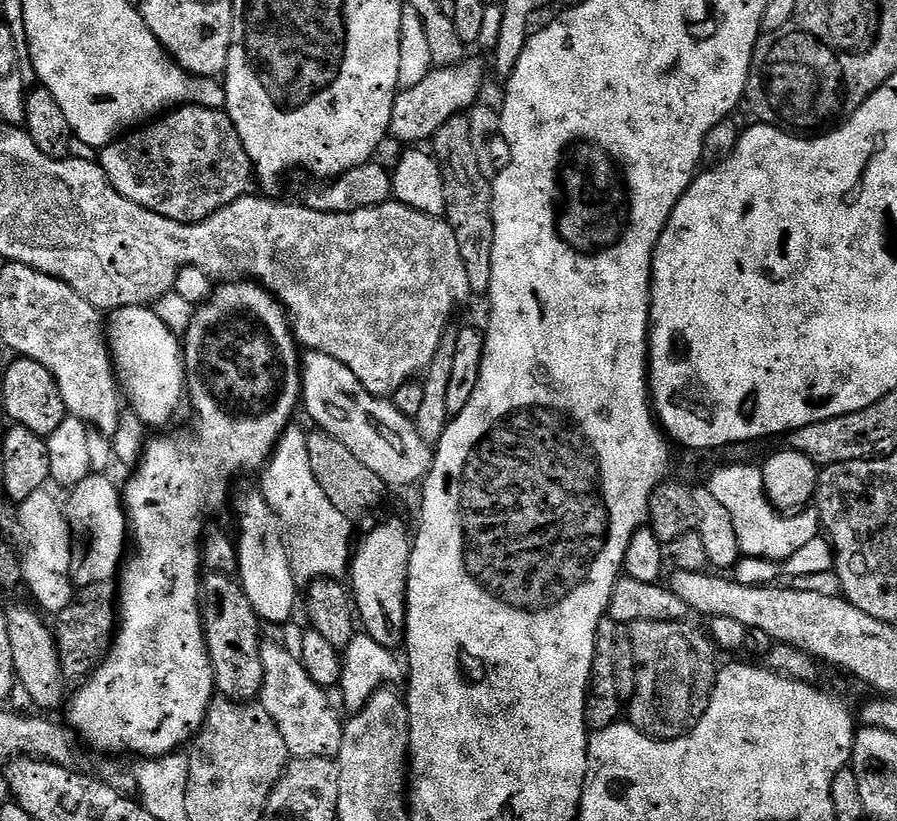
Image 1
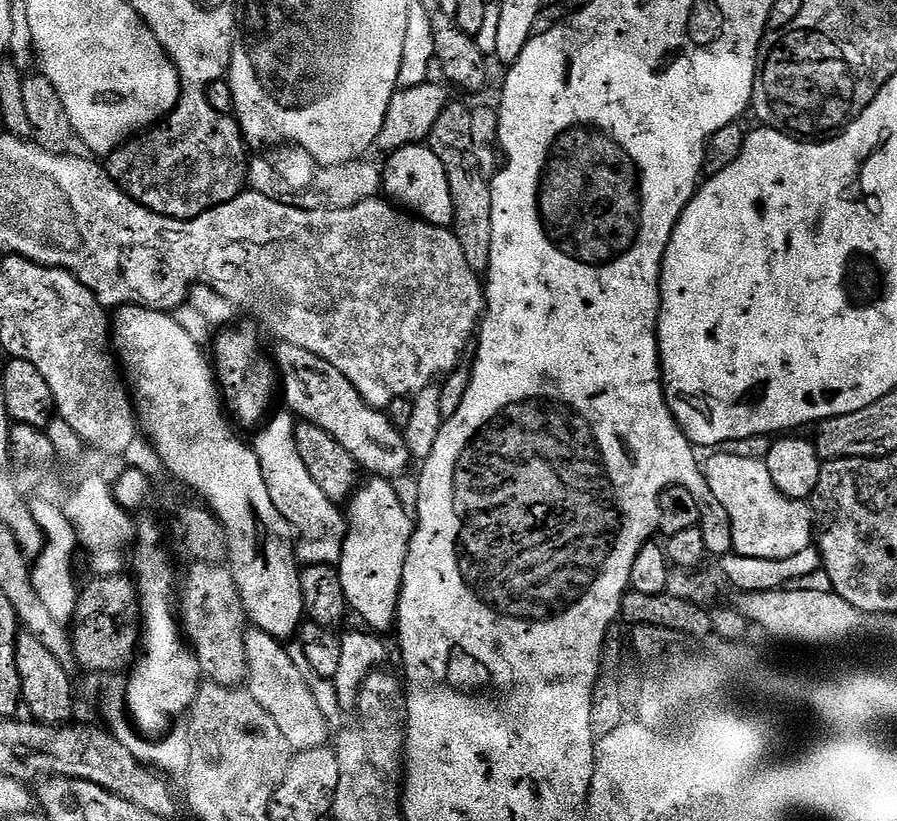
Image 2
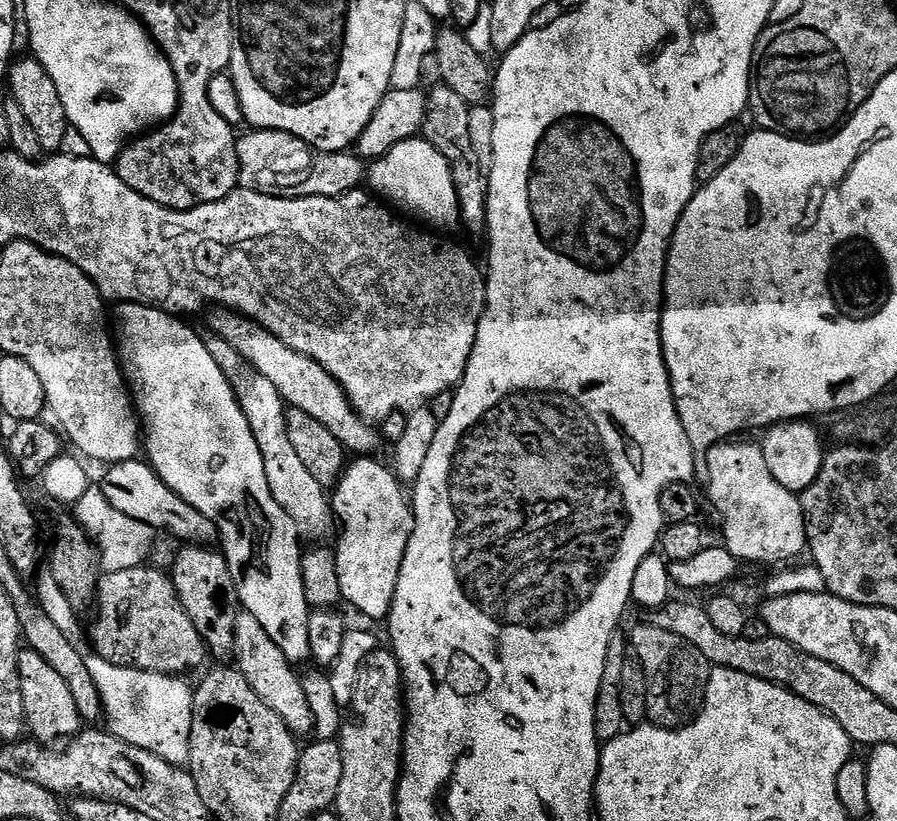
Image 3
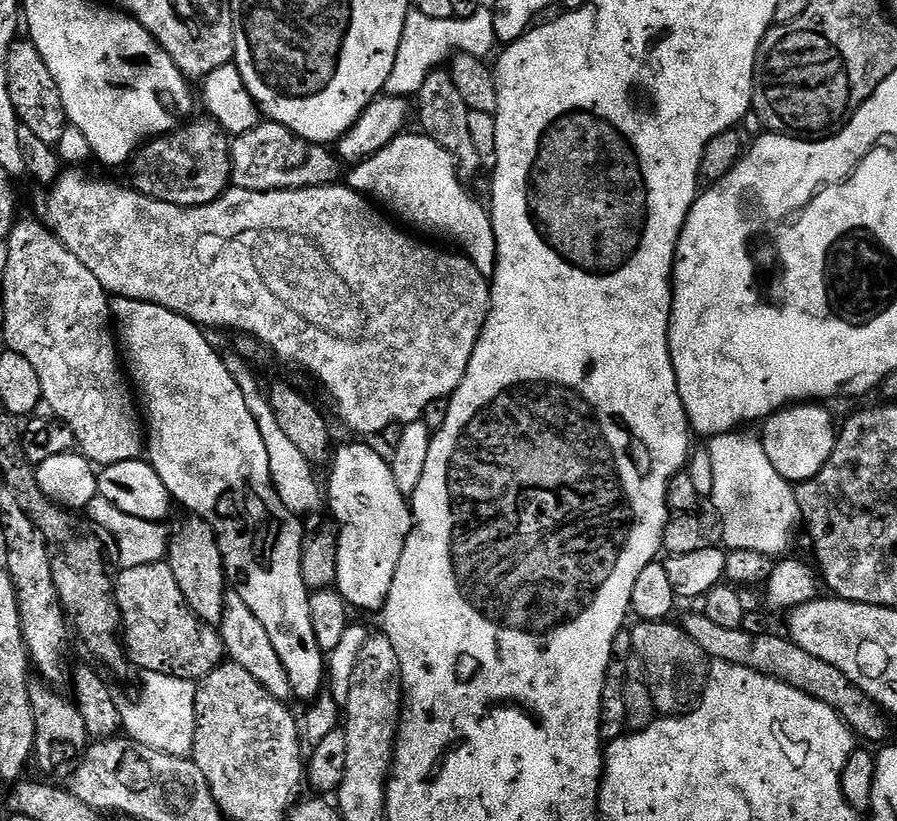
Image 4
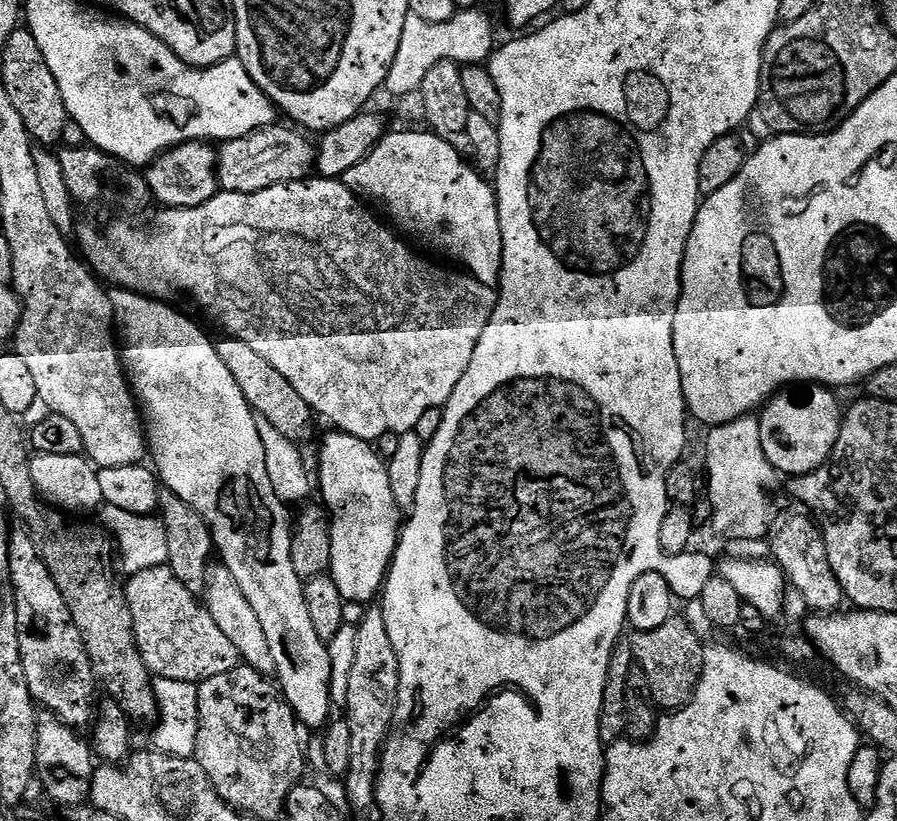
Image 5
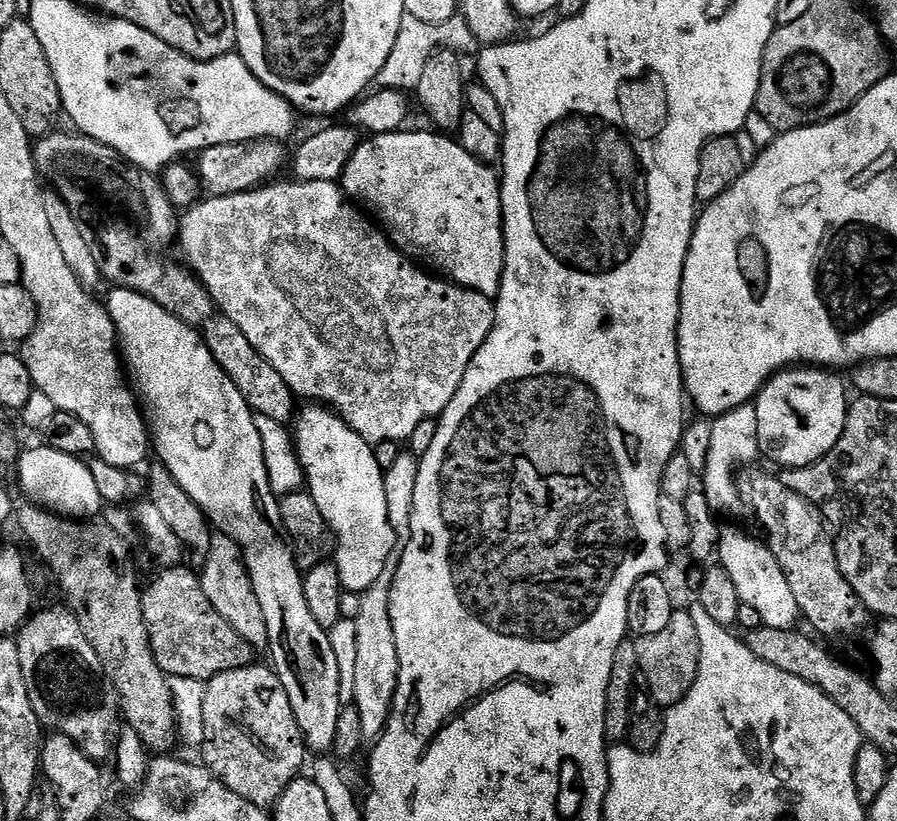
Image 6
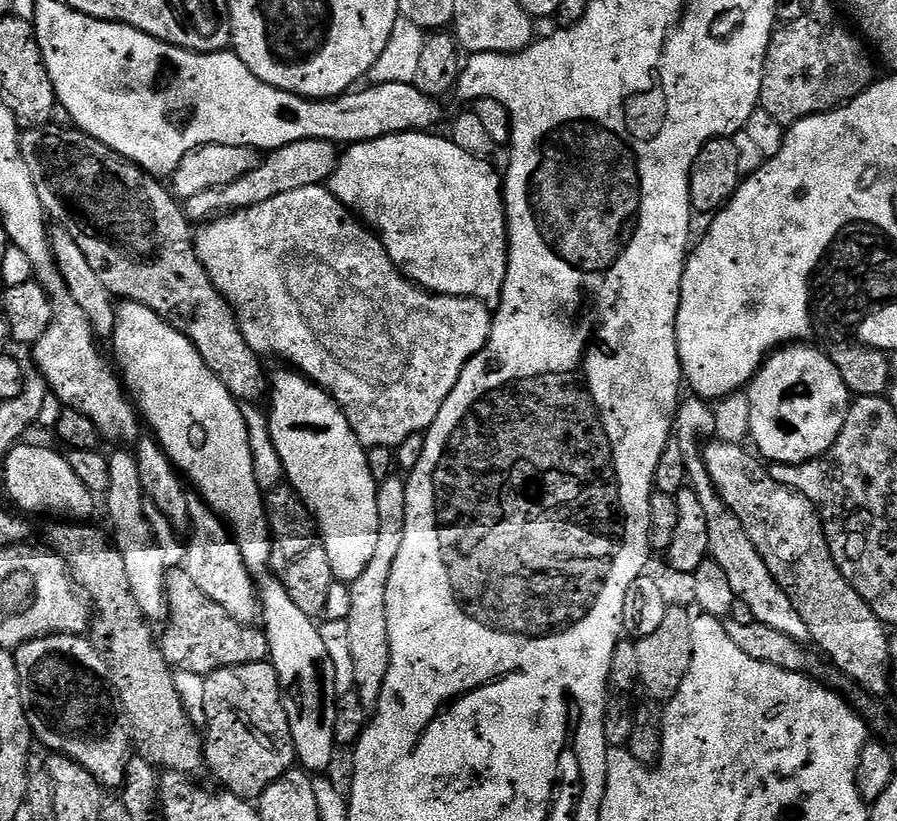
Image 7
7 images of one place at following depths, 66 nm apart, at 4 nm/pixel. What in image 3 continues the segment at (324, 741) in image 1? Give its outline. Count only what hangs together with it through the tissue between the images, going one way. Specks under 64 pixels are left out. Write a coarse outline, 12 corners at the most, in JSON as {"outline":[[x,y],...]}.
{"outline":[[254,614],[234,630],[235,667],[303,738],[316,724],[292,661]]}

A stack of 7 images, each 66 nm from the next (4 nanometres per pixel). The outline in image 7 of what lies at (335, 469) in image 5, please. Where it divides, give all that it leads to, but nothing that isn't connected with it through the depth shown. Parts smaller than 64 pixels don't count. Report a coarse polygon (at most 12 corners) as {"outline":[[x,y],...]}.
{"outline":[[273,375],[270,439],[337,581],[378,550],[378,482],[330,393]]}

